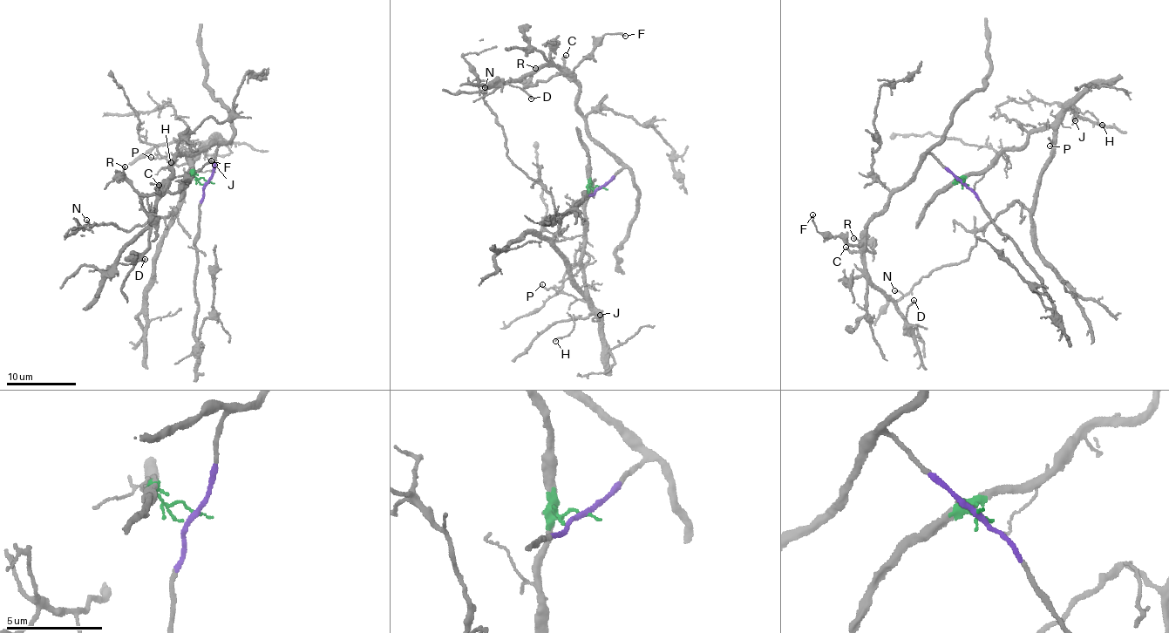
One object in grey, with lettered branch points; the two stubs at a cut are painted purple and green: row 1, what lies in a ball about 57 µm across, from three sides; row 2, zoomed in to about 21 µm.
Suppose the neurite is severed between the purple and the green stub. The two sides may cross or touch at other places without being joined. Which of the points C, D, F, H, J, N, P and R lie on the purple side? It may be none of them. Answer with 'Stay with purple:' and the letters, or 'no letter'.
Stay with purple: C, D, F, R

